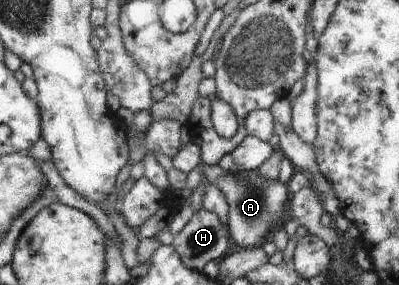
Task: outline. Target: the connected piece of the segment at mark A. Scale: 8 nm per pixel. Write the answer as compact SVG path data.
M206 164L204 172L205 181L217 186L225 196L228 203L228 219L226 228L228 235L241 247L242 250L252 250L262 247L265 239L270 238L275 230L277 217L283 215L287 201L291 199L287 183L261 177L258 169L244 171L244 174L235 174L225 170L219 164Z

